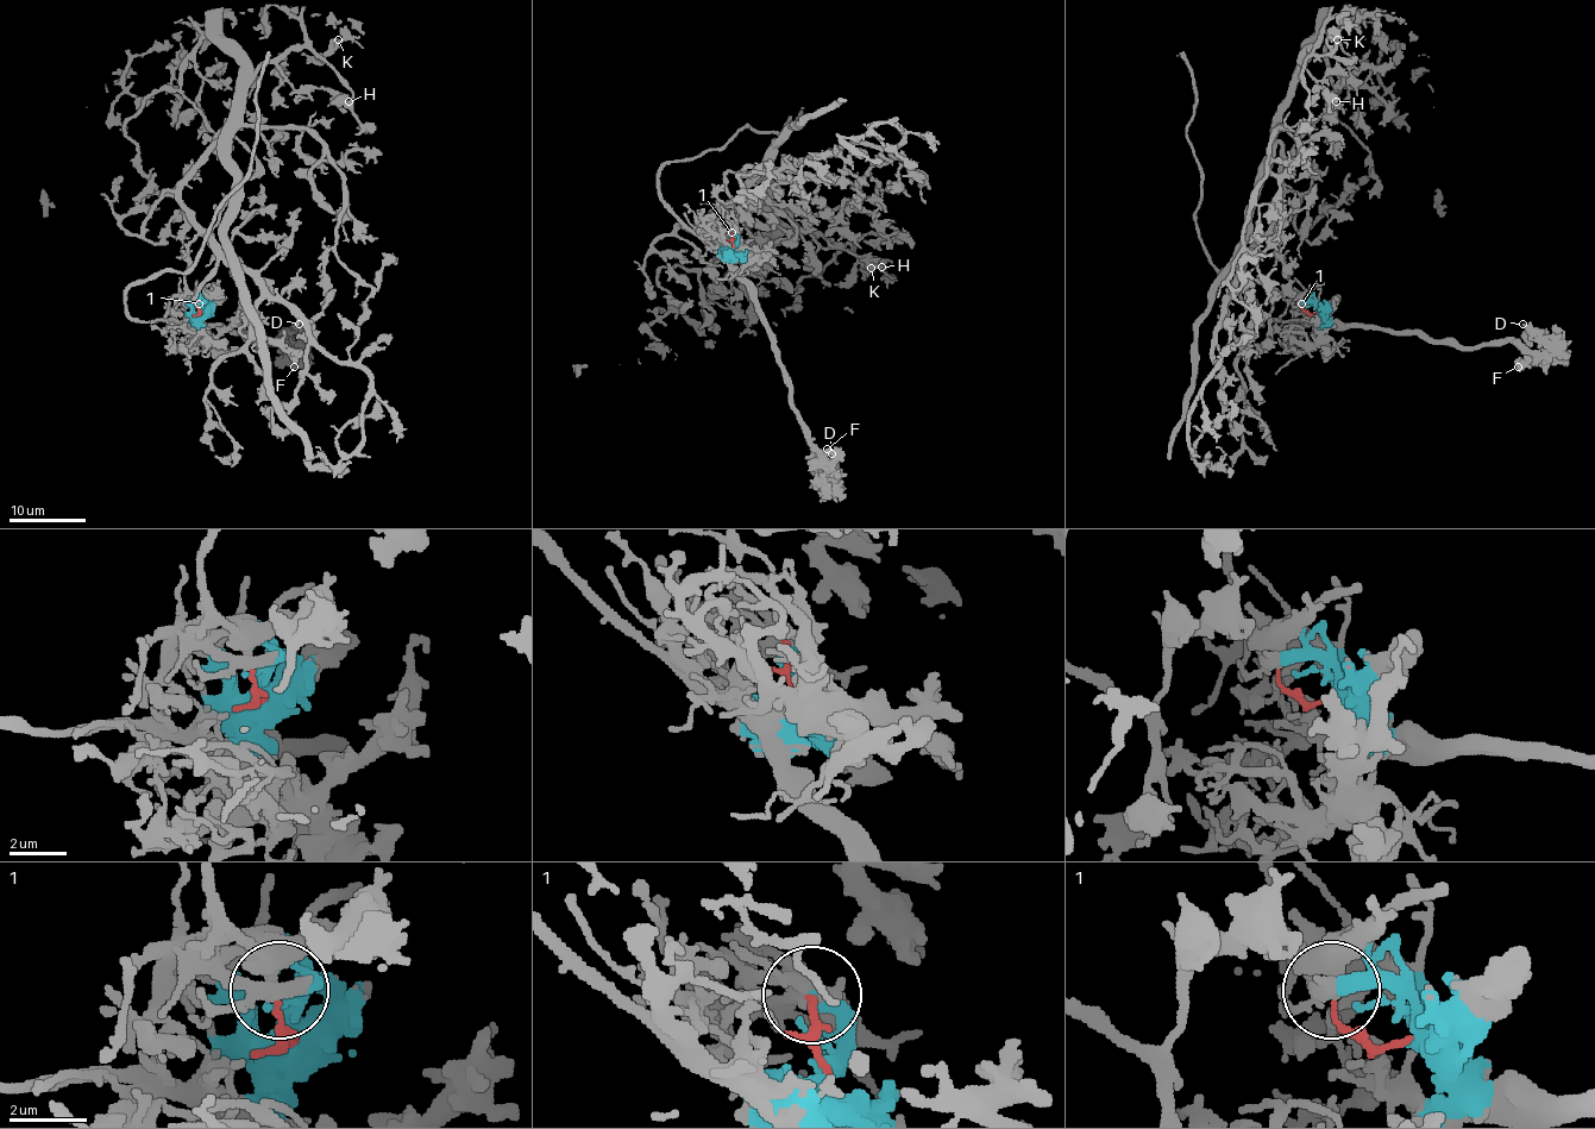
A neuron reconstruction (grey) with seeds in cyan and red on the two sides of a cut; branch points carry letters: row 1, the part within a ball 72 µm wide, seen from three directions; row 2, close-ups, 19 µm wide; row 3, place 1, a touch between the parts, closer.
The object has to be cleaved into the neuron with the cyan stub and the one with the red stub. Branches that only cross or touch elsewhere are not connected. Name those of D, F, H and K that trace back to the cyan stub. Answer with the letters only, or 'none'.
D, F

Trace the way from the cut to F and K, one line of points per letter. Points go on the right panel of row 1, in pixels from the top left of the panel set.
F: (1317, 312), (1330, 321), (1419, 332), (1435, 340), (1446, 340), (1452, 346), (1513, 342), (1530, 359), (1517, 367)
K: (1317, 312), (1301, 308), (1273, 231), (1282, 199), (1282, 145), (1274, 138), (1307, 50), (1330, 52), (1337, 38)

